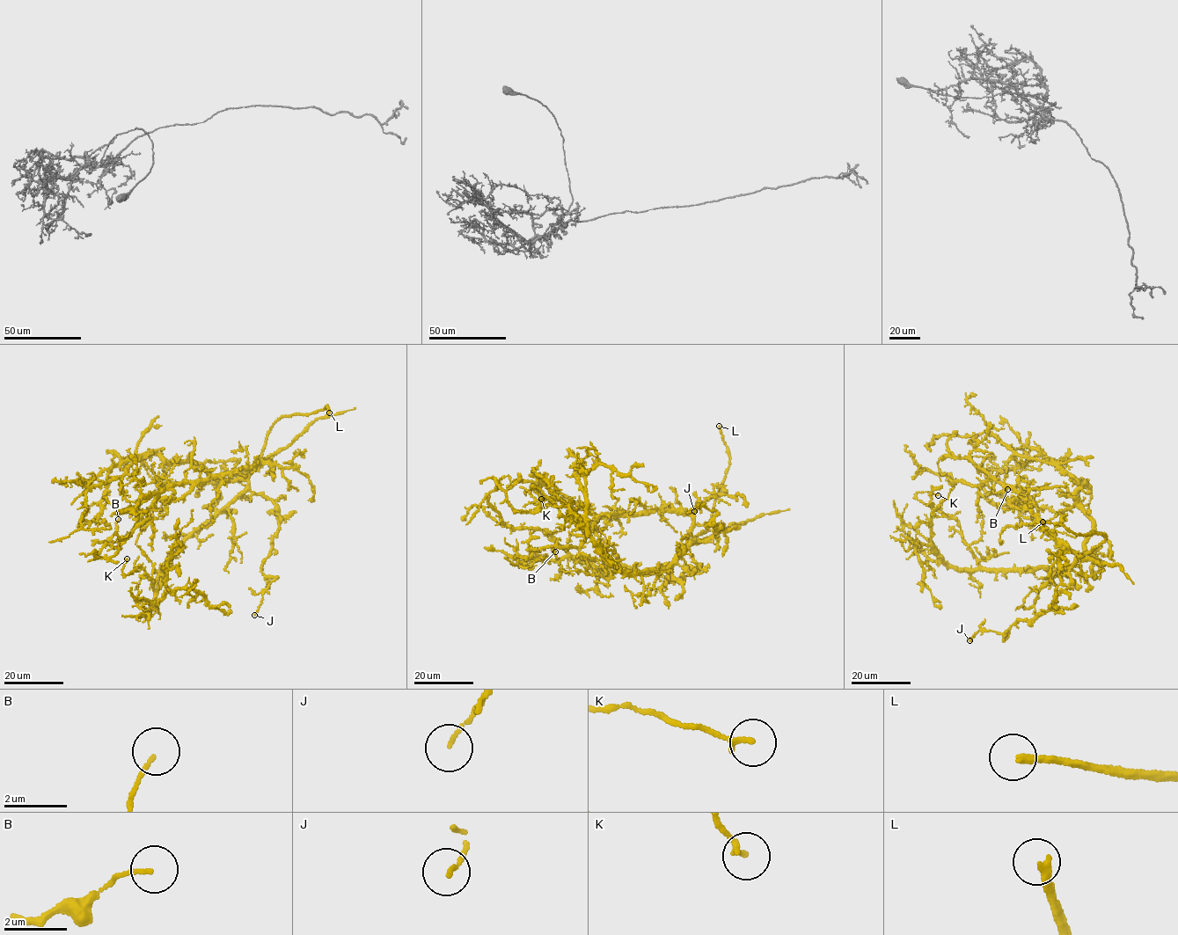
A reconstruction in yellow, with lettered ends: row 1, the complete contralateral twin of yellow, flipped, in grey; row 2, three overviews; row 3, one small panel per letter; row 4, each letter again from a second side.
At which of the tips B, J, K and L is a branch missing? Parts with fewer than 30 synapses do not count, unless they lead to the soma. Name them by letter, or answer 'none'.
L

